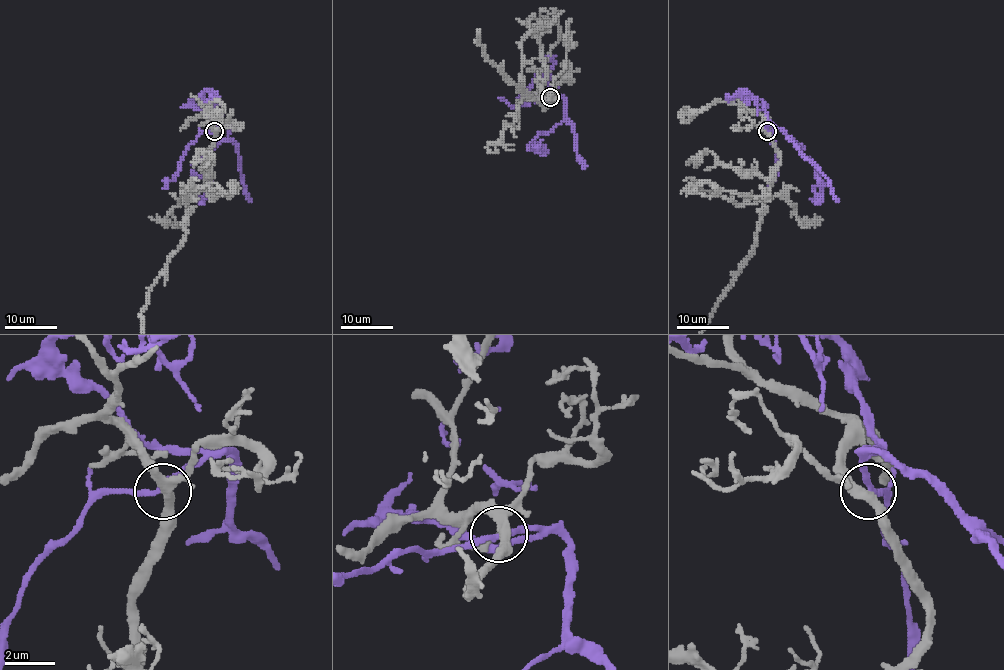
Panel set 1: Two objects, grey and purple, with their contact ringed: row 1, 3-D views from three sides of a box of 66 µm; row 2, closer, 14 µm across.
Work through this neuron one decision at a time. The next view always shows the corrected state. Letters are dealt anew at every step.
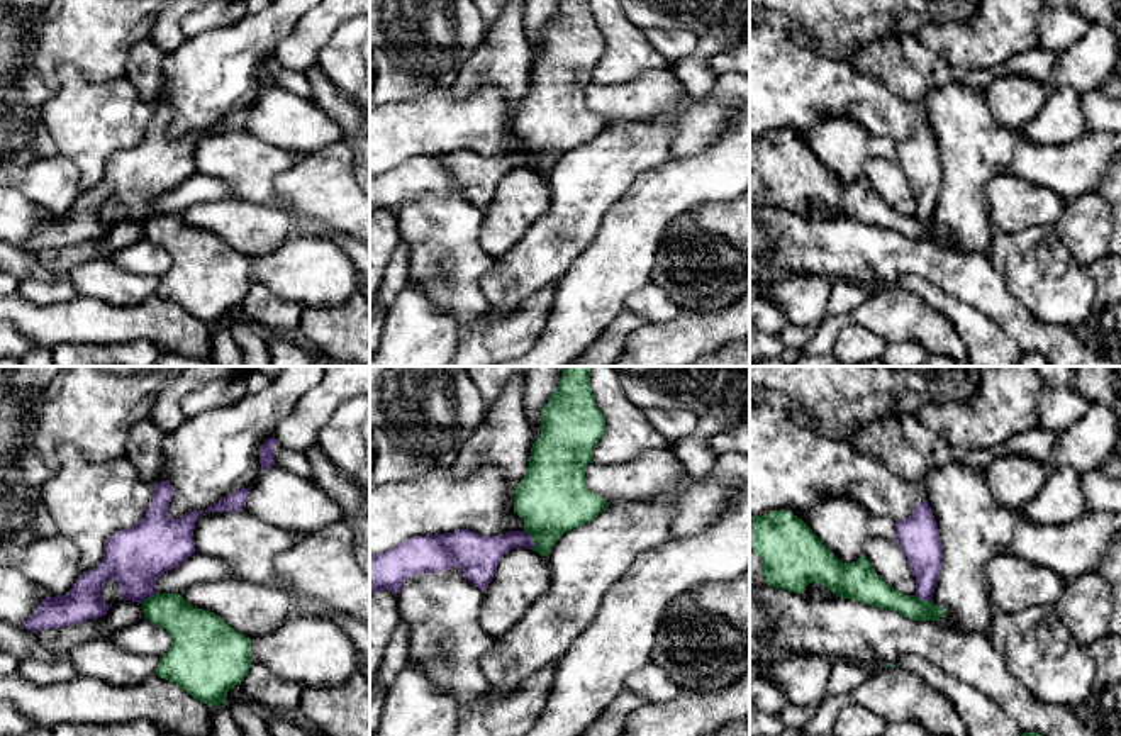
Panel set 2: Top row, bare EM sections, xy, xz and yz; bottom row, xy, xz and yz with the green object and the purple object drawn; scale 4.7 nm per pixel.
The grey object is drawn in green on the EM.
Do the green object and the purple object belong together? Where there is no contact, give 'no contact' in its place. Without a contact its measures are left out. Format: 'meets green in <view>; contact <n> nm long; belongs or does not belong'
meets green in xz; contact 100 nm long; does not belong

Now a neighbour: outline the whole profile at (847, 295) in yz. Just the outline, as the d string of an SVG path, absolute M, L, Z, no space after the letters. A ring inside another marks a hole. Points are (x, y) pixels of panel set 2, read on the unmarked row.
M834 280L833 292L828 302L828 314L841 315L856 309L868 295L872 288L851 280Z

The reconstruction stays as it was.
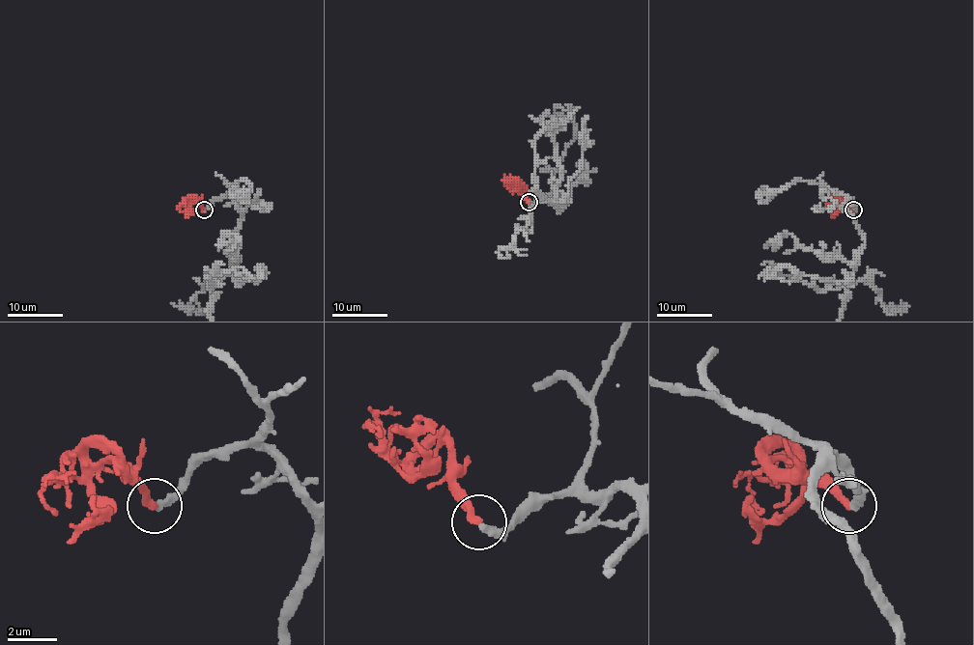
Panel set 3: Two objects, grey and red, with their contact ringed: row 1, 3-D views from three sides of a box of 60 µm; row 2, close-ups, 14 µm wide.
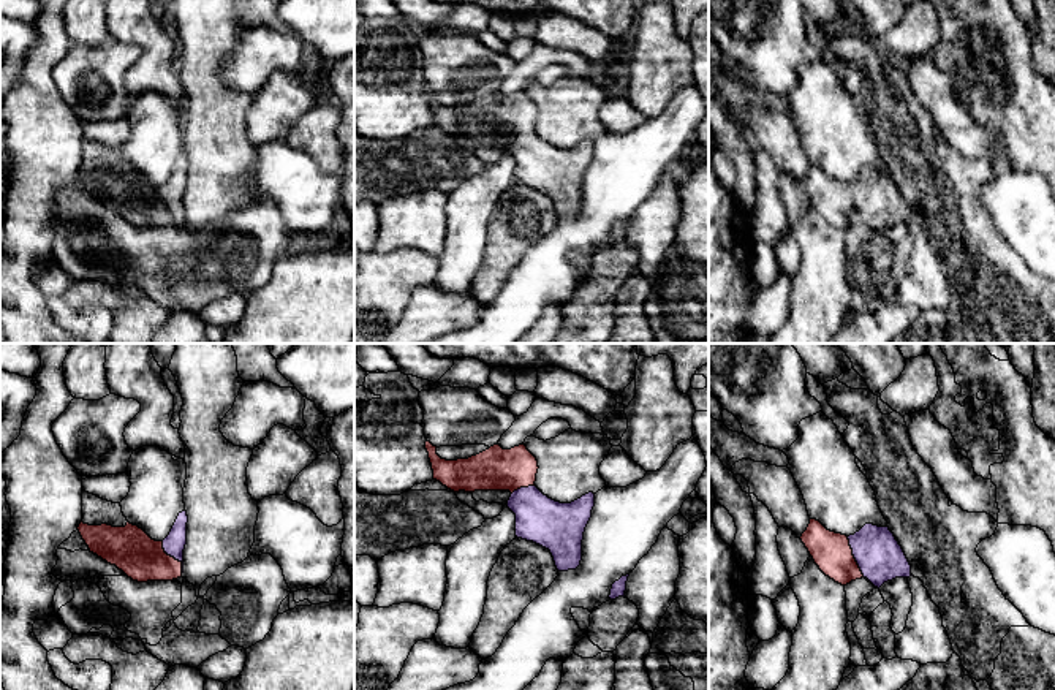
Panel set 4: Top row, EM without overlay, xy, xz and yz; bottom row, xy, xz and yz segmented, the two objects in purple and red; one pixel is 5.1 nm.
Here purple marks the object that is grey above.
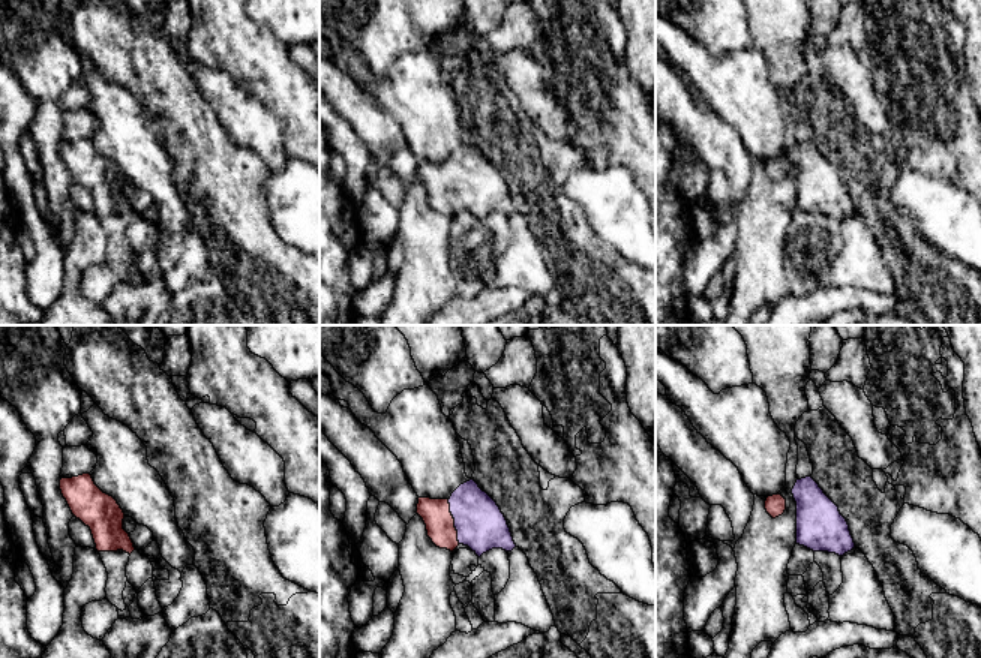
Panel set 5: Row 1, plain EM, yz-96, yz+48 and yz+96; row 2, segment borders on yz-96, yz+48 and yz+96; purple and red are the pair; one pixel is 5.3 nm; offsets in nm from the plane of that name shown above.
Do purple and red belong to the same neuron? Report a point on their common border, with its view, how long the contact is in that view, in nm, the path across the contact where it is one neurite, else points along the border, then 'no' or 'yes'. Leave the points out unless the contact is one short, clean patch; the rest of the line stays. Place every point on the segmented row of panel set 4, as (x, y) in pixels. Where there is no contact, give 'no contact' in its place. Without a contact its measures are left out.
meets purple in yz at (854, 557); contact 220 nm long; runs through yz (878, 554), (854, 557), (840, 557), (831, 551); yes

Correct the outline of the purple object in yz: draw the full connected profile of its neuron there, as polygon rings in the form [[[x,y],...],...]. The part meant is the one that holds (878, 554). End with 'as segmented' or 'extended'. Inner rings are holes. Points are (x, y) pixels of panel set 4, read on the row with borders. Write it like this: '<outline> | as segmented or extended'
[[[810,519],[800,540],[819,570],[841,586],[867,578],[879,589],[895,578],[913,576],[911,565],[889,527],[865,524],[846,536]]] | extended

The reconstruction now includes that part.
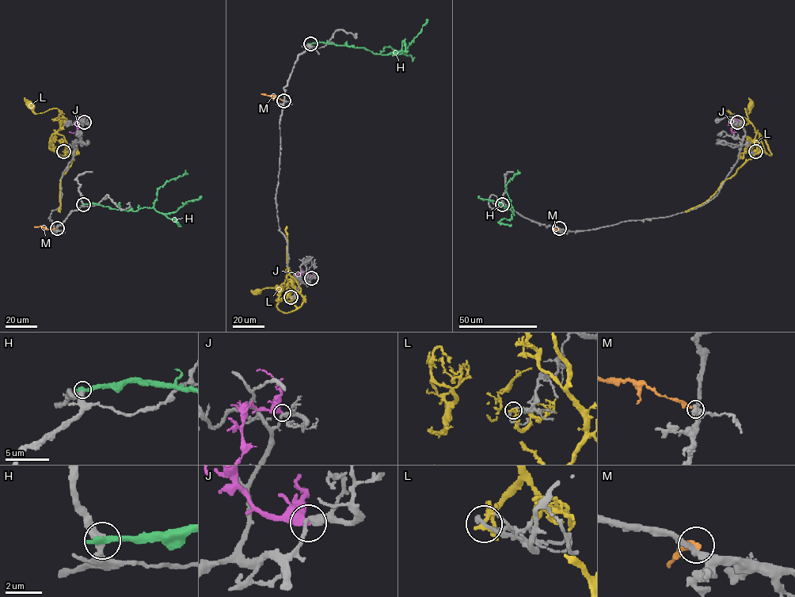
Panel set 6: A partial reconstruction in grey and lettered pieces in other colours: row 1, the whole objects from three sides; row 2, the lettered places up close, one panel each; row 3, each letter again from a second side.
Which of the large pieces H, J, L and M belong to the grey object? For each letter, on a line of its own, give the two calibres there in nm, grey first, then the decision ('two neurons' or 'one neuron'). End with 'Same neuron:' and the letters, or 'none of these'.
H: 400/460 nm | two neurons
J: 320/550 nm | two neurons
L: 180/240 nm | two neurons
M: 360/240 nm | two neurons
Same neuron: none of these

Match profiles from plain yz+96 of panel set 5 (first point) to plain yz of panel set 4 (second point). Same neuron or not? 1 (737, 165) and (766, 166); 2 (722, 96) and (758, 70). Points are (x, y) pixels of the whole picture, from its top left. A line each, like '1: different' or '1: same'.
1: different
2: different

